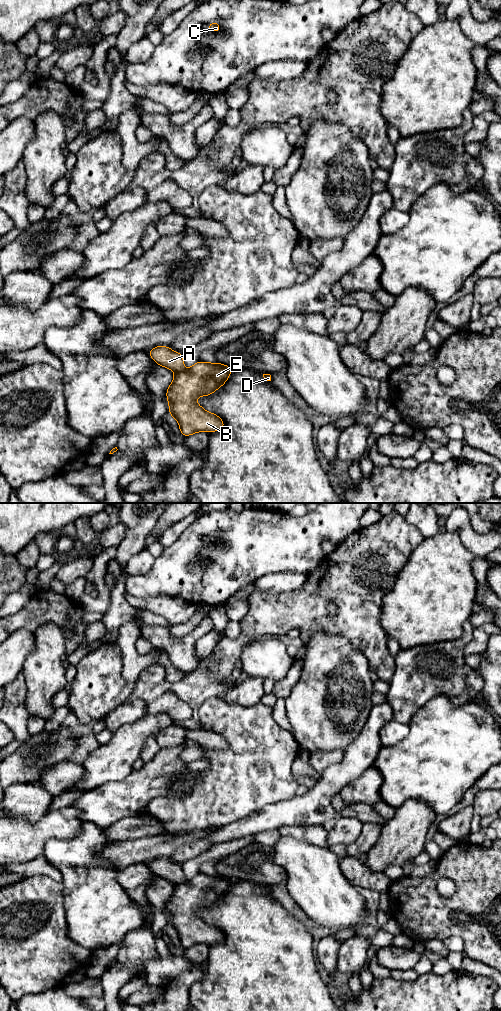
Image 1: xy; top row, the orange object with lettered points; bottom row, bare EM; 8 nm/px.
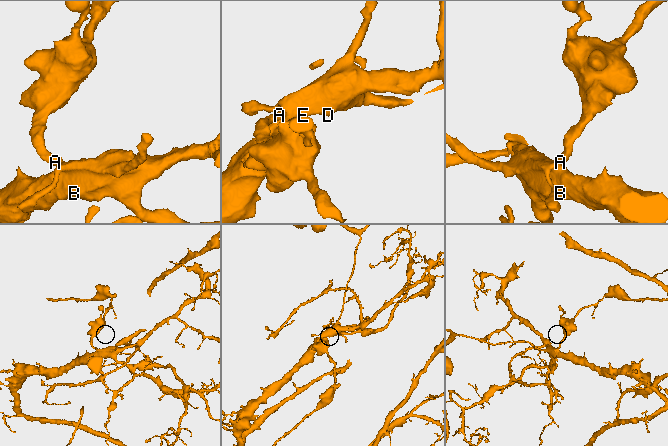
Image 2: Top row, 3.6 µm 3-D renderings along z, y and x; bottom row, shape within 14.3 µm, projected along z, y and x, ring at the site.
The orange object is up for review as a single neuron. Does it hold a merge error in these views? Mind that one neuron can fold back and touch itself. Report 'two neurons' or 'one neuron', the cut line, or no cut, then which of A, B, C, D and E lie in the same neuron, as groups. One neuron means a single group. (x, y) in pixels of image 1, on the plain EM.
two neurons; cut in xy along (181, 880), (175, 883); A C / B D E

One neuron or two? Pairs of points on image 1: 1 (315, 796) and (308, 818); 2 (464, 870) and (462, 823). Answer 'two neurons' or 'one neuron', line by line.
1: one neuron
2: two neurons

